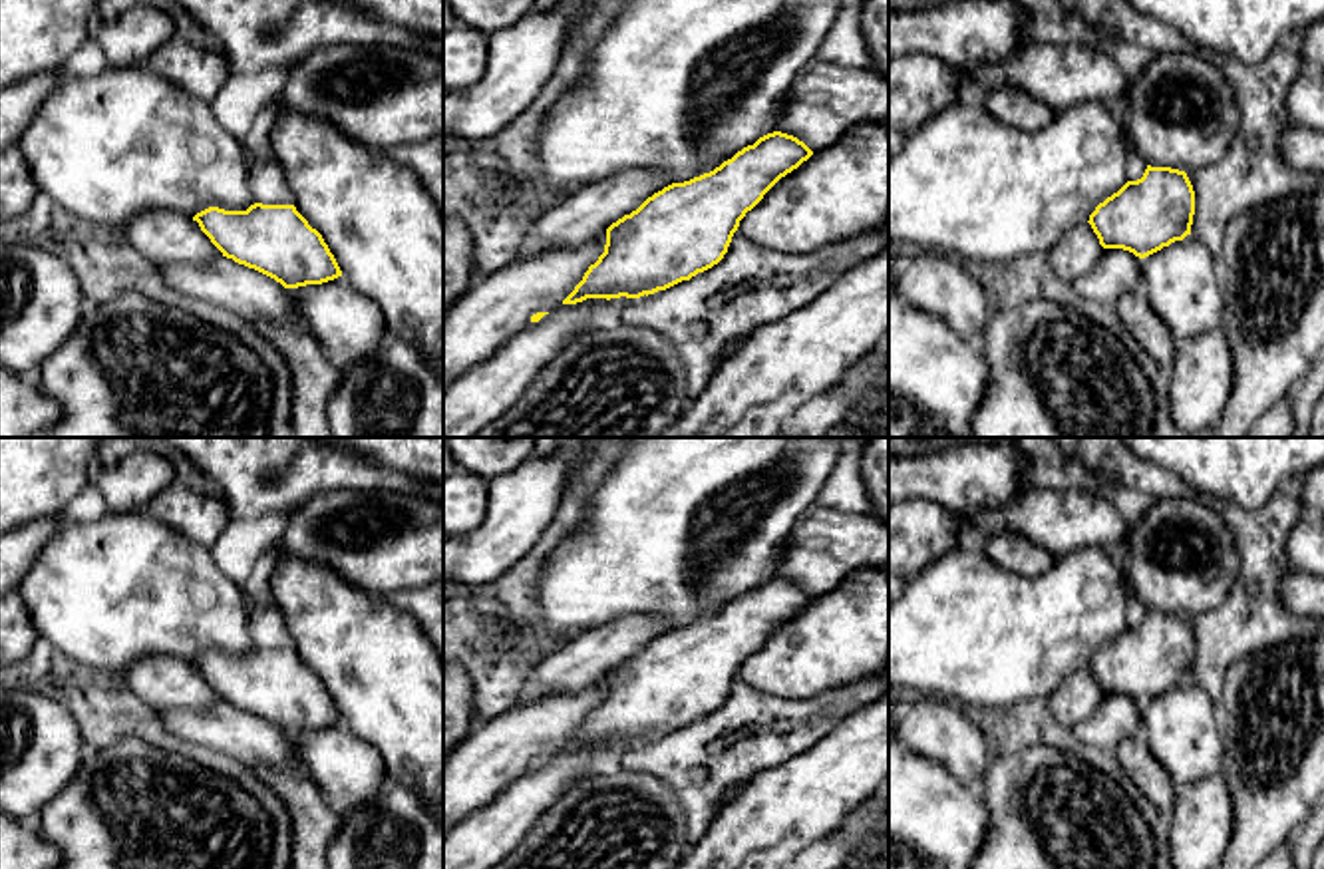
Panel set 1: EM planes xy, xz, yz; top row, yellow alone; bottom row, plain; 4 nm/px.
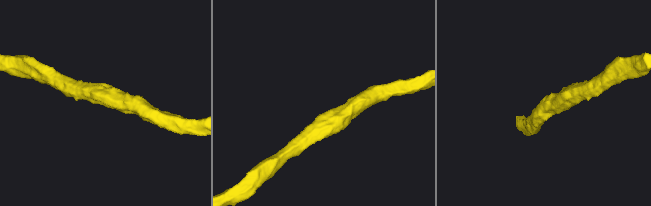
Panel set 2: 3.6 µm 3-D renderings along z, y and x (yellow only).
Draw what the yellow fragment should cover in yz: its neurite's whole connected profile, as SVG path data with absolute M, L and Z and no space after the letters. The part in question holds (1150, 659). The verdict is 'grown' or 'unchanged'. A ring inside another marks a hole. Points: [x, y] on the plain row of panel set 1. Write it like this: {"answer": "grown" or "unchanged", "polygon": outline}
{"answer": "unchanged", "polygon": "M1151 612L1137 626L1127 626L1089 660L1089 670L1103 694L1123 694L1145 704L1175 686L1191 680L1195 660L1195 636L1185 616Z"}

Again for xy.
{"answer": "unchanged", "polygon": "M254 648L247 656L209 652L193 666L223 702L274 724L284 734L342 722L322 680L294 650Z"}

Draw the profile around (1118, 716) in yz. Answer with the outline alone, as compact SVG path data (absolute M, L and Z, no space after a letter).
M1103 694L1097 708L1072 730L1076 738L1103 752L1113 752L1125 738L1141 732L1143 704L1123 694Z

